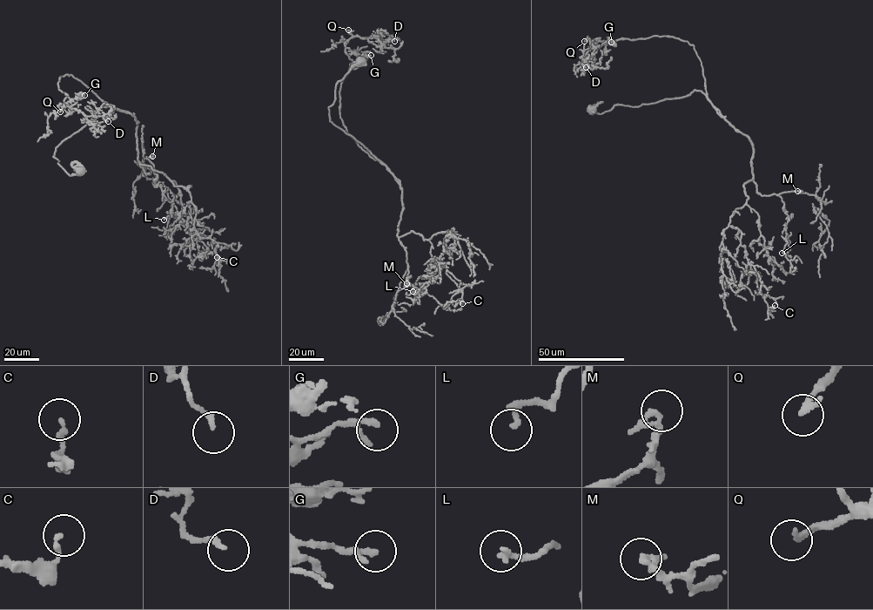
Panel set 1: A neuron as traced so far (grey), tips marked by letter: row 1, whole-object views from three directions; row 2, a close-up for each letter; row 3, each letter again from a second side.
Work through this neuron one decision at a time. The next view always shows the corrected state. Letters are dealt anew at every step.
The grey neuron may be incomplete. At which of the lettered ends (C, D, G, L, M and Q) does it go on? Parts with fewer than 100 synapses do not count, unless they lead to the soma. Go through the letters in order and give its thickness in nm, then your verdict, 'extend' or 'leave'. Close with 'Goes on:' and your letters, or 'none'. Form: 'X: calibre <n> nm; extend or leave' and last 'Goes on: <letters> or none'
C: calibre 170 nm; leave
D: calibre 180 nm; leave
G: calibre 160 nm; leave
L: calibre 200 nm; leave
M: calibre 190 nm; leave
Q: calibre 240 nm; extend
Goes on: Q

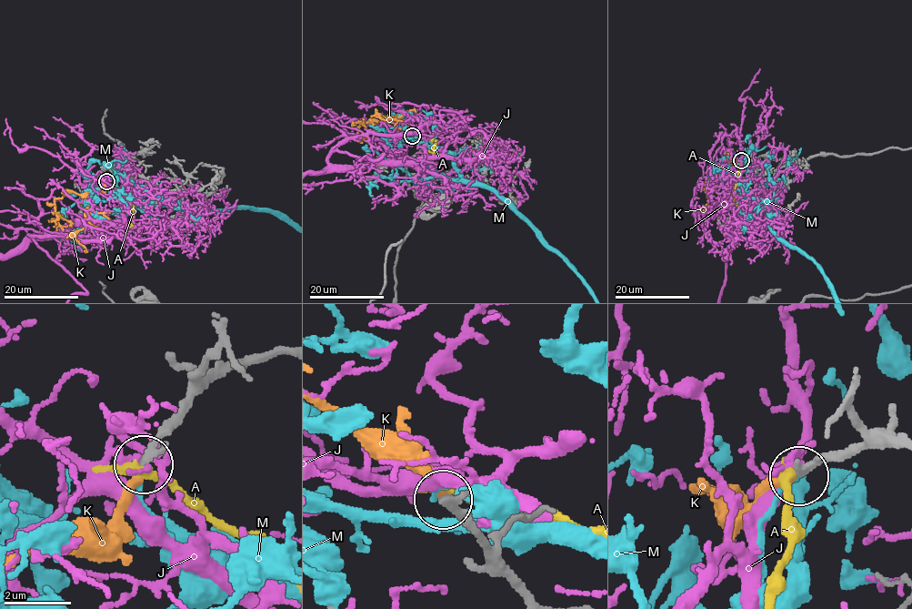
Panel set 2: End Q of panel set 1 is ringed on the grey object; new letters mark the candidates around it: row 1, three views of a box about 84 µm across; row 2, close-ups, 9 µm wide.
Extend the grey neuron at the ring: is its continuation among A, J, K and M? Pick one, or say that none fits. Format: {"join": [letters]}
{"join": ["K"]}

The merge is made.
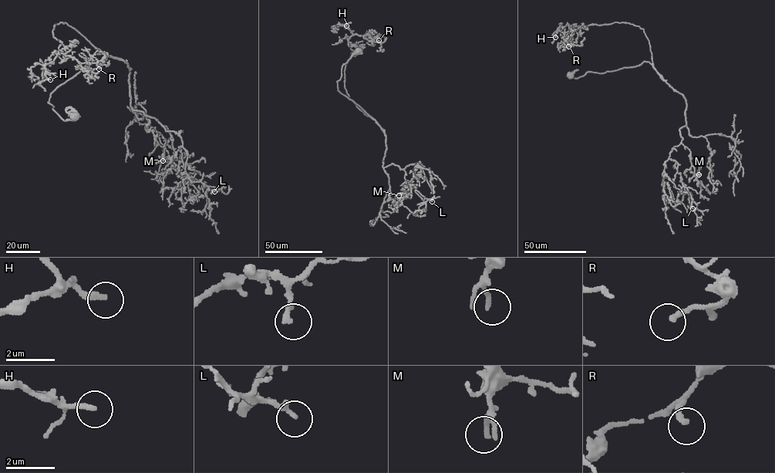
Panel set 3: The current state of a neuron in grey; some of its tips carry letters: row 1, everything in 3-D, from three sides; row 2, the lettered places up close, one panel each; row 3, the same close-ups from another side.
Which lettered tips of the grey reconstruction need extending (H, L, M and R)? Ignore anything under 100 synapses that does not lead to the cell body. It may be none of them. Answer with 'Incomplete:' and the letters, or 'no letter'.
Incomplete: H

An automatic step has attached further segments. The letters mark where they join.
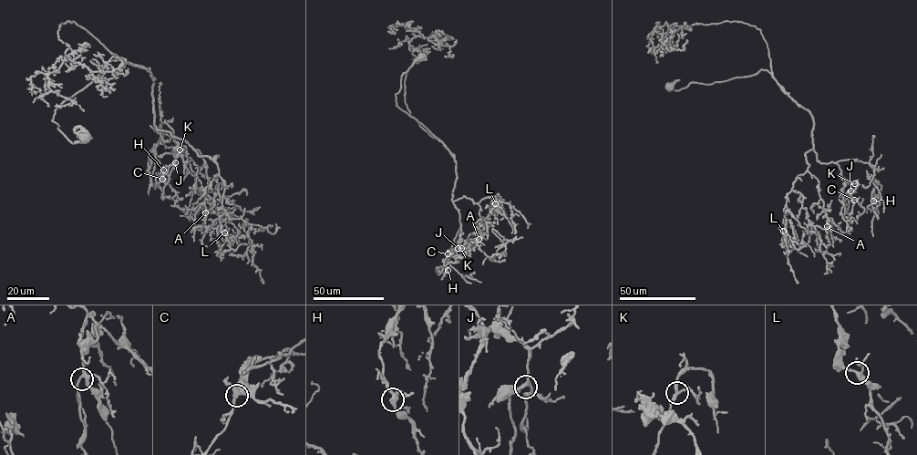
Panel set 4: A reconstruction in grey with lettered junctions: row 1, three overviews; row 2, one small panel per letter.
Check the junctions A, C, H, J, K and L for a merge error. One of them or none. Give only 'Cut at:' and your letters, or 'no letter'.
Cut at: no letter

